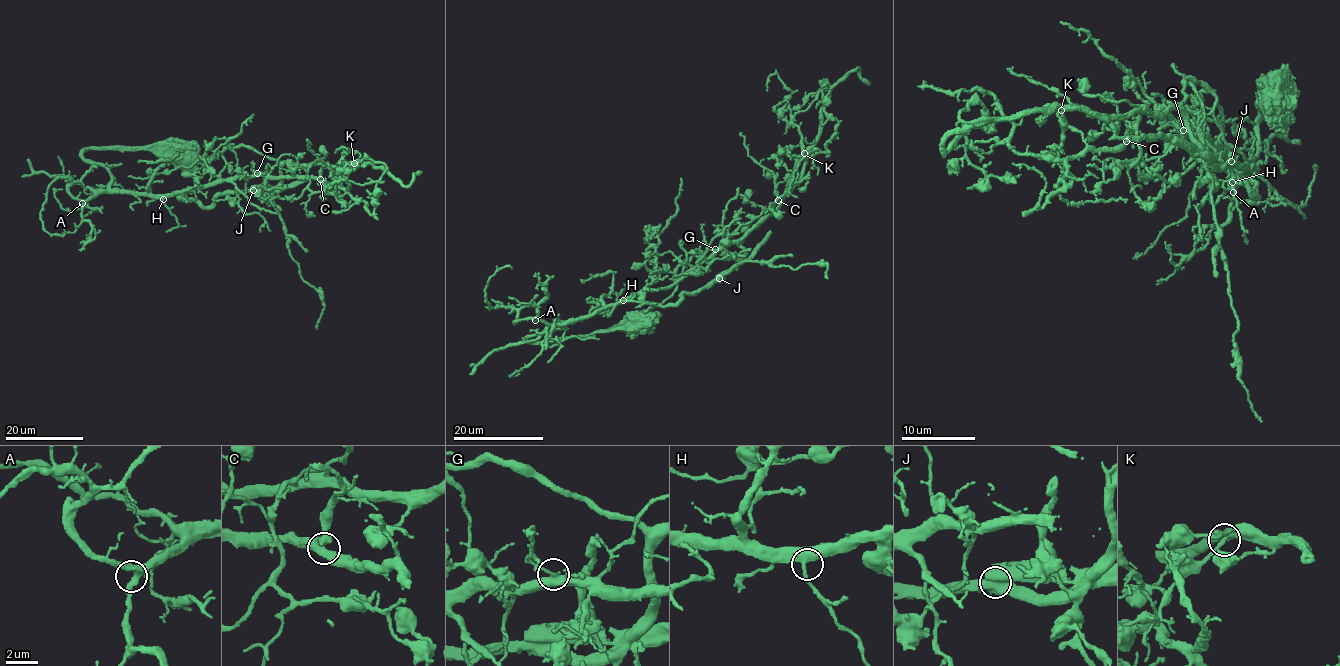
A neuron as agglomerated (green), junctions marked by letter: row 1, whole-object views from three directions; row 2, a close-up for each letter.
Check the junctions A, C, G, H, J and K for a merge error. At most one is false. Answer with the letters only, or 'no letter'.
J

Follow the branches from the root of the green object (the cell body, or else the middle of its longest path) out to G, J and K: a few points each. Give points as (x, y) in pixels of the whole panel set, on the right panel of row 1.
G: (1276, 100), (1283, 113), (1279, 89), (1261, 98), (1258, 156), (1239, 175), (1229, 170), (1221, 148), (1183, 130)
J: (1276, 100), (1283, 113), (1279, 89), (1261, 98), (1251, 168), (1229, 170), (1256, 195), (1231, 162)
K: (1276, 100), (1283, 113), (1279, 89), (1261, 98), (1258, 156), (1238, 175), (1200, 82), (1164, 114), (1061, 110)

